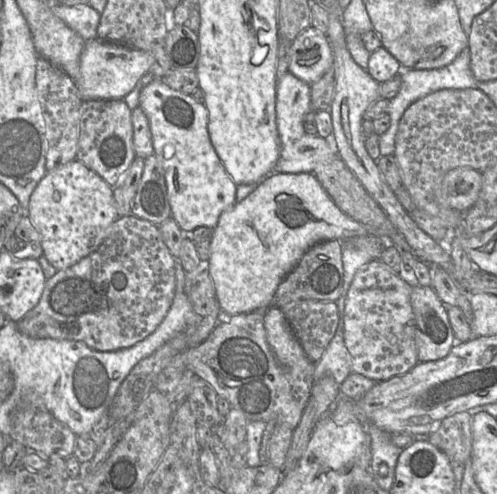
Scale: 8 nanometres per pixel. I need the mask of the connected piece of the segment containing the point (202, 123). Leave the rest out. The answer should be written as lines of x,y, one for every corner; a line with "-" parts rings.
160,78
154,79
143,87
139,96
139,106
149,120
154,154
164,171
171,217
183,231
193,232
202,226
214,230
220,215
236,204
237,185
225,170
211,143
208,133
207,108
190,94
170,88

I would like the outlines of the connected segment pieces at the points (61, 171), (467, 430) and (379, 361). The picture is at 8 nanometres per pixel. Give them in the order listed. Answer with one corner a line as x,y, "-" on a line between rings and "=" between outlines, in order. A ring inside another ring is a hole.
77,159
44,175
30,196
26,215
40,234
43,256
58,271
71,267
97,250
106,238
110,226
119,217
113,188
=
469,411
445,418
426,437
453,463
465,463
472,450
472,414
=
371,260
356,273
347,293
344,309
344,342
351,357
352,372
384,382
410,371
419,363
415,337
416,318
410,302
412,287
380,260

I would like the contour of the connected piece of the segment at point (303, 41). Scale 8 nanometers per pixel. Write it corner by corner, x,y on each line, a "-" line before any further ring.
313,26
302,31
292,42
289,72
312,85
333,65
333,53
326,34

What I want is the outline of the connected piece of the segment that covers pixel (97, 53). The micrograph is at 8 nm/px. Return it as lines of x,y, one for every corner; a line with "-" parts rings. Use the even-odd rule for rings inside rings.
98,38
85,42
80,55
80,77
75,80
83,101
123,99
136,86
139,79
149,72
154,62
152,54
146,50
126,47

